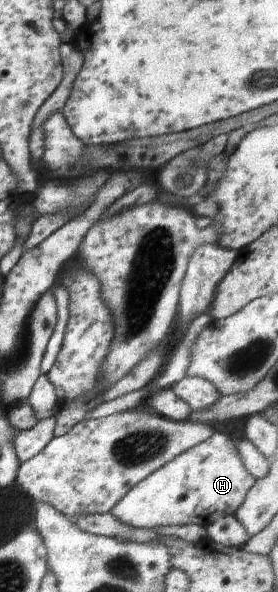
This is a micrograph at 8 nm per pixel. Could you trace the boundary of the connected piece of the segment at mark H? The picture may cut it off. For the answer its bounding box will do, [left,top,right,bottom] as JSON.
[109,432,255,528]

